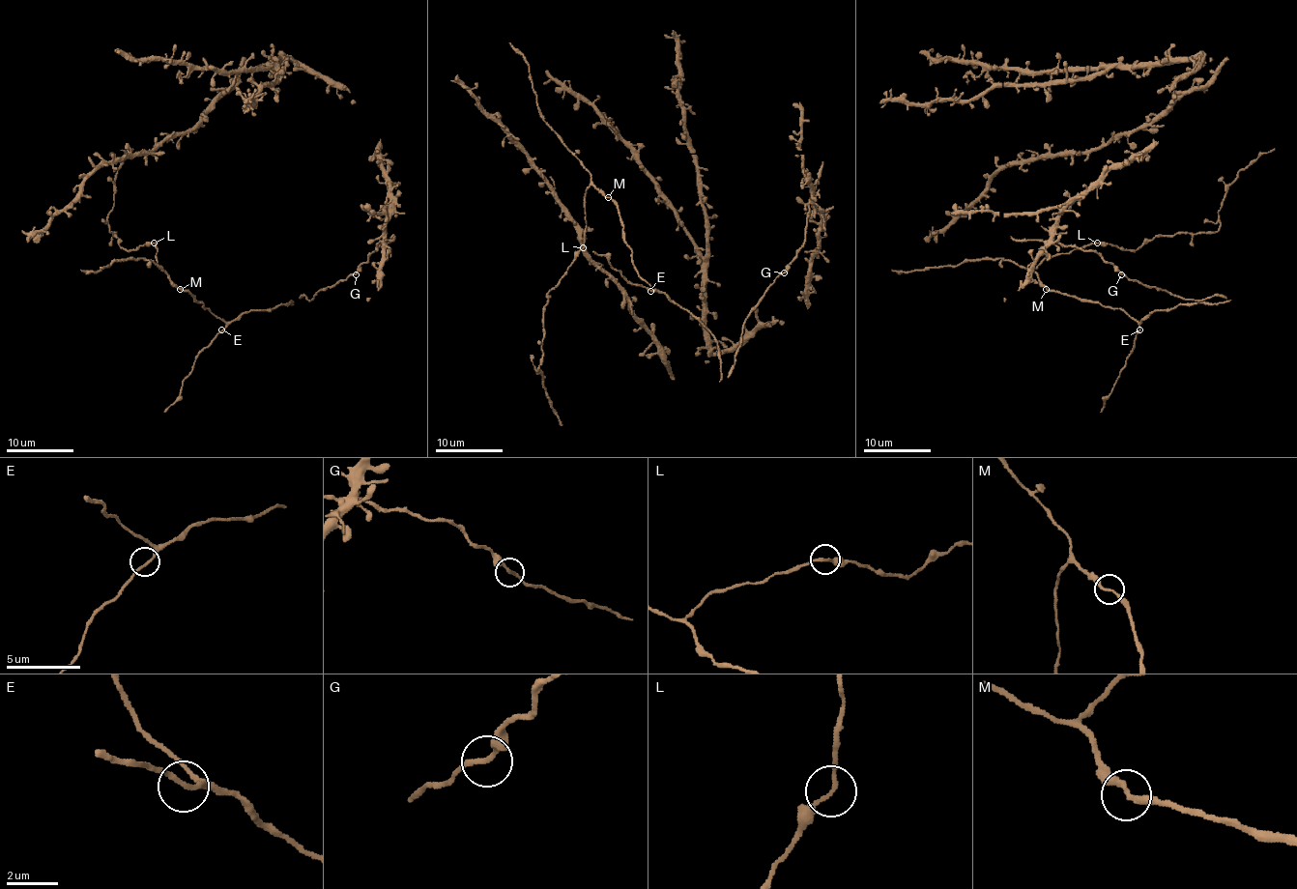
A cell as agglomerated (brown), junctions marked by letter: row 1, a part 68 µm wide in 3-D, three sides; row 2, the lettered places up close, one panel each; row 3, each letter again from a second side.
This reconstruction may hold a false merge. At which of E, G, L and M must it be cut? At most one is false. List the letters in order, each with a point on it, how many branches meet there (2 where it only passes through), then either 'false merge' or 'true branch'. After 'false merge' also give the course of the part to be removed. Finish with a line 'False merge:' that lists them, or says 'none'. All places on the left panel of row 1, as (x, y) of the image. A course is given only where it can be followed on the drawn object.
E: (221, 329) | 2 | true branch
G: (356, 274) | 2 | true branch
L: (154, 243) | 2 | true branch
M: (180, 289) | 2 | true branch
False merge: none

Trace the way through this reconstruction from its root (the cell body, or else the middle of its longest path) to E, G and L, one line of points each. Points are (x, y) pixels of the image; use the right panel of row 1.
E: (1081, 249), (1095, 250), (1130, 279), (1185, 300), (1225, 298), (1222, 302), (1157, 309), (1139, 329)
G: (1081, 249), (1095, 250), (1121, 274)
L: (1081, 249), (1146, 286), (1225, 301), (1135, 321), (1041, 282), (1034, 271), (1045, 259), (1096, 243)

